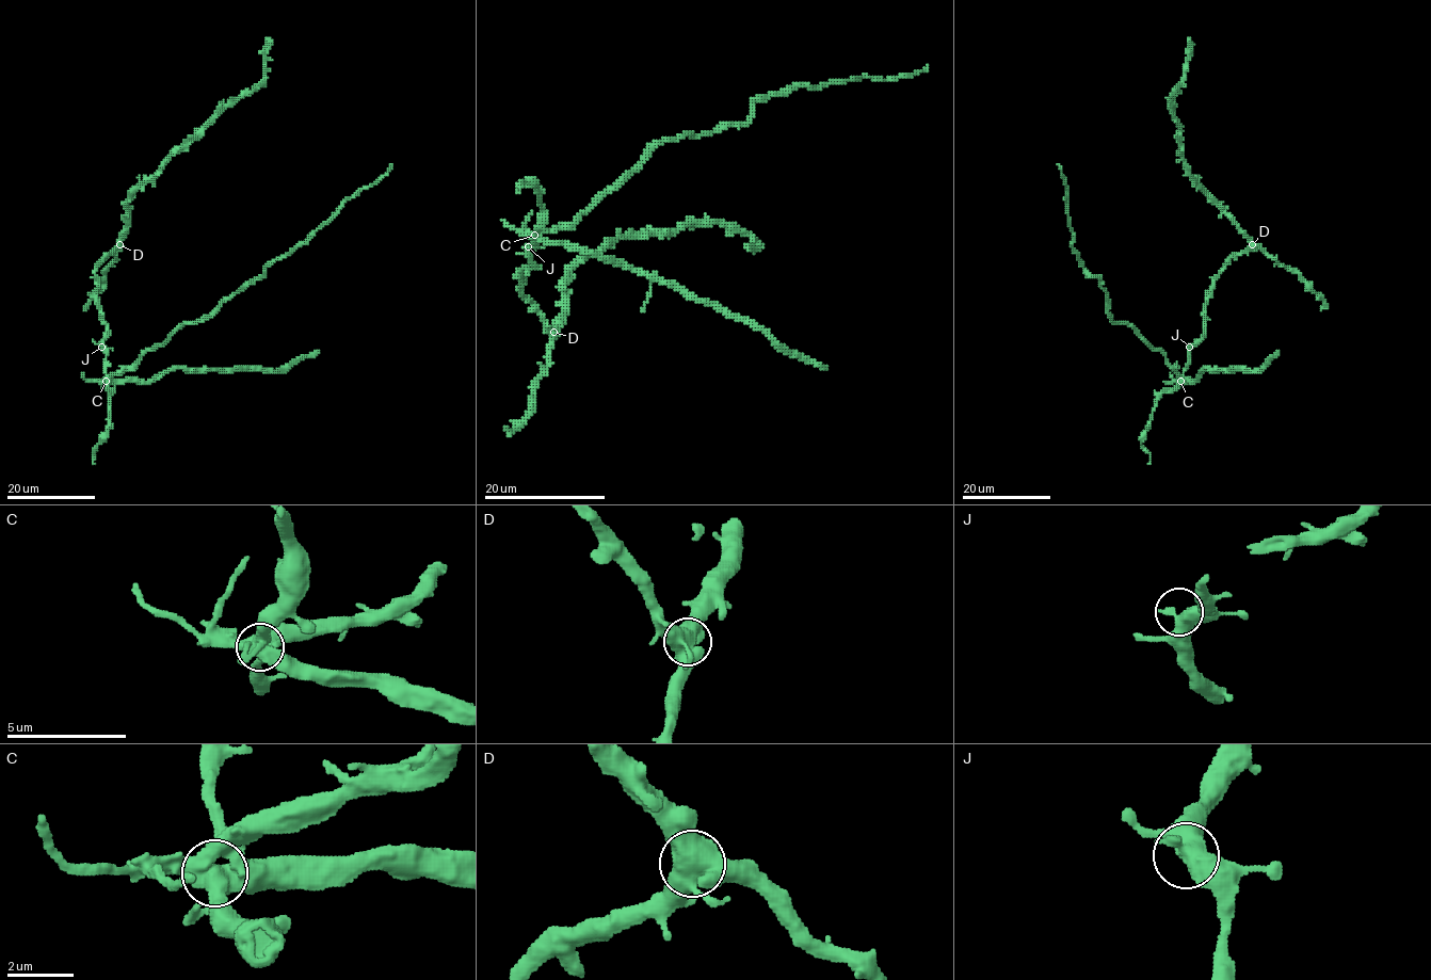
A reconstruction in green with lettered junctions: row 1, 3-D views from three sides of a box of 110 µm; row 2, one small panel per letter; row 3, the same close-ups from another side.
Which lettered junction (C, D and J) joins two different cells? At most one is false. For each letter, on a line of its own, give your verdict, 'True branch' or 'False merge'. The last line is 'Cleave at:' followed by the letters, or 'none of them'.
C: False merge
D: True branch
J: True branch
Cleave at: C

